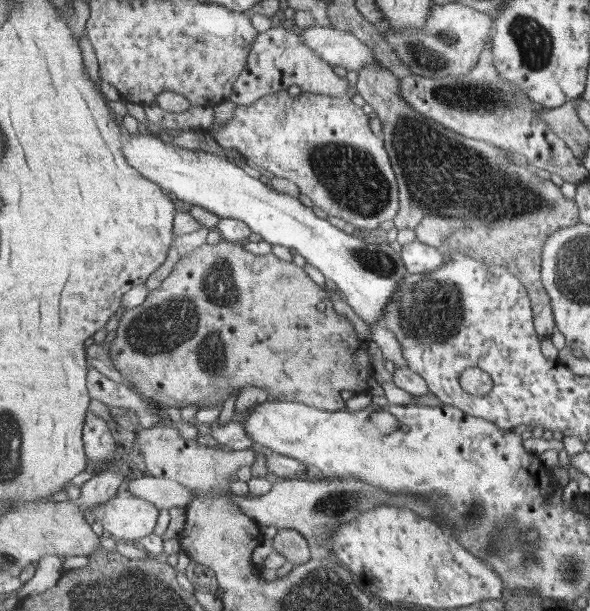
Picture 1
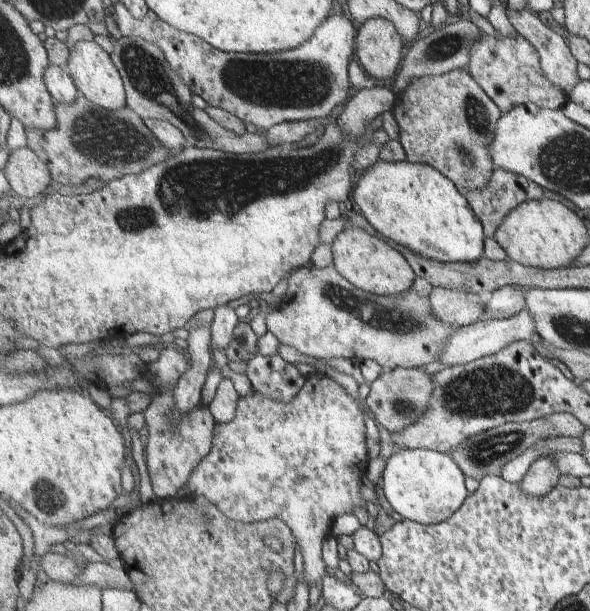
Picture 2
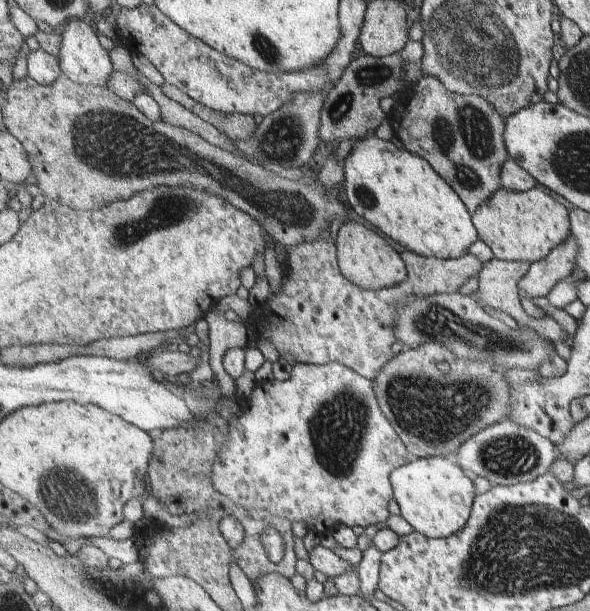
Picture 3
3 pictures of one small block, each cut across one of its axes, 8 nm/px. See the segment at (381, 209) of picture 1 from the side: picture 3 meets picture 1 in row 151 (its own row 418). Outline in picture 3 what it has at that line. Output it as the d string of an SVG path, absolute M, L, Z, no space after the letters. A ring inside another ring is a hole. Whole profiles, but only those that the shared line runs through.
M331 362L326 365L317 365L313 363L297 363L294 365L291 378L289 380L273 379L272 381L259 381L255 384L255 390L249 400L243 402L243 415L237 418L237 421L230 422L229 434L226 436L225 448L219 454L217 464L213 466L213 486L217 492L227 496L240 508L245 509L267 509L276 516L285 516L291 522L304 522L307 529L314 532L325 532L333 530L335 522L347 522L347 526L355 526L361 524L361 527L370 527L371 525L385 524L387 518L391 518L389 513L389 502L396 500L395 490L391 482L391 474L394 470L401 468L411 462L414 457L410 454L409 443L404 442L397 434L393 424L389 422L386 414L383 414L382 407L379 404L378 395L375 394L374 381L355 372L352 368L345 366L341 362Z

